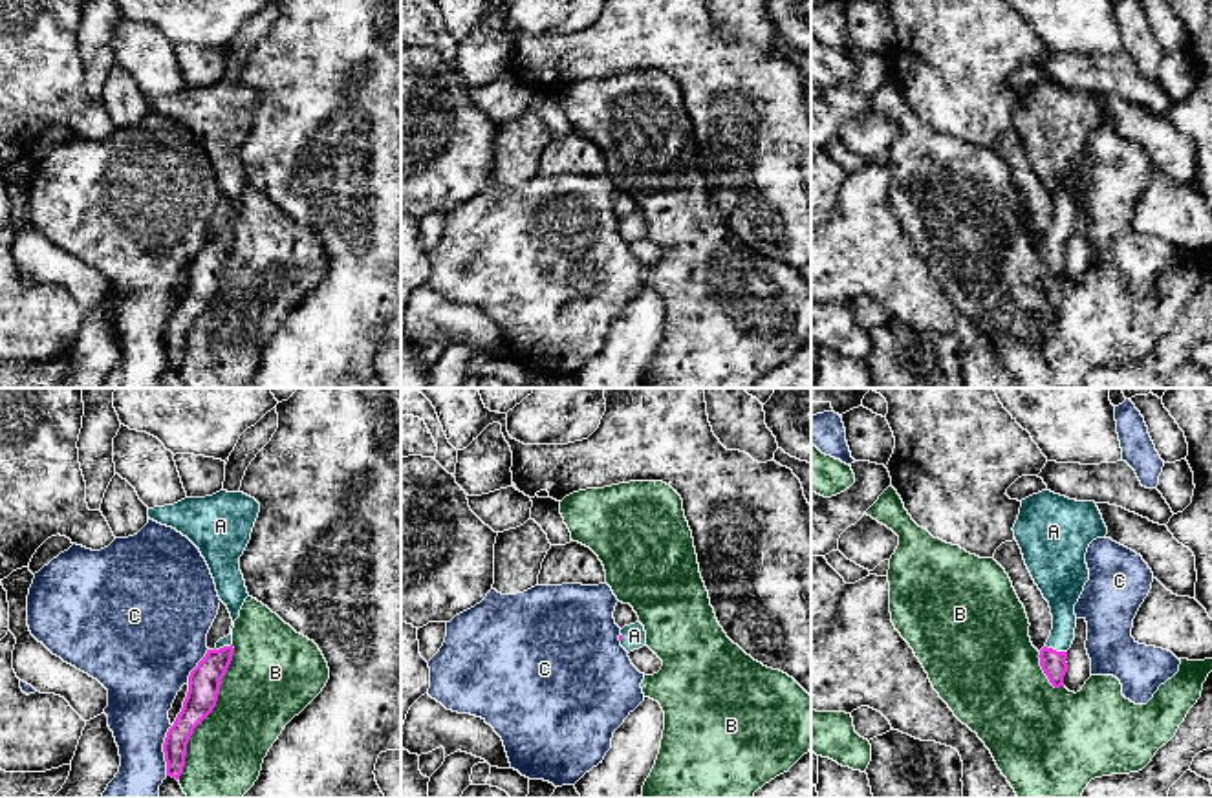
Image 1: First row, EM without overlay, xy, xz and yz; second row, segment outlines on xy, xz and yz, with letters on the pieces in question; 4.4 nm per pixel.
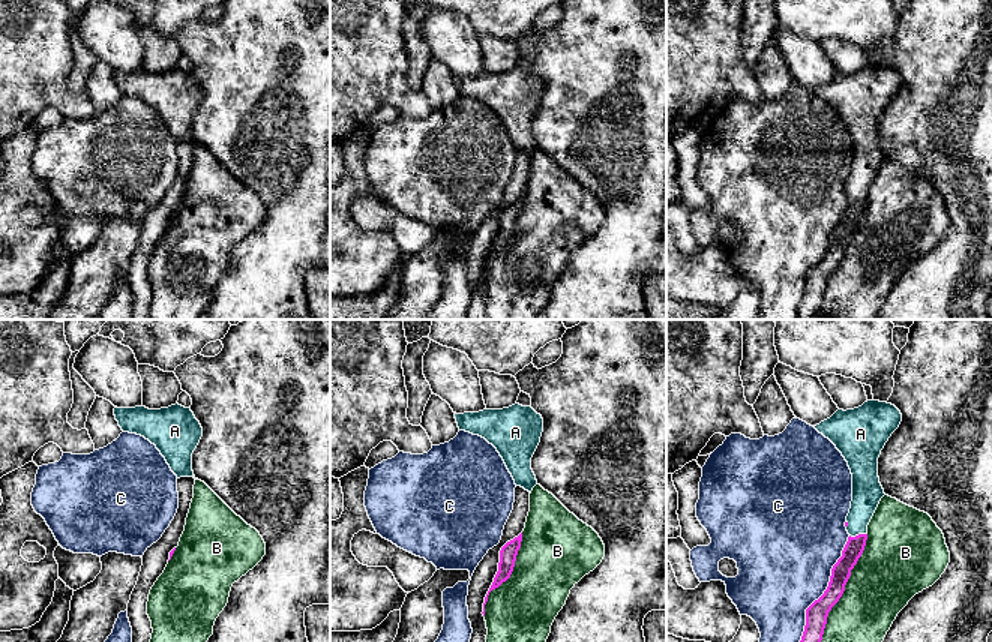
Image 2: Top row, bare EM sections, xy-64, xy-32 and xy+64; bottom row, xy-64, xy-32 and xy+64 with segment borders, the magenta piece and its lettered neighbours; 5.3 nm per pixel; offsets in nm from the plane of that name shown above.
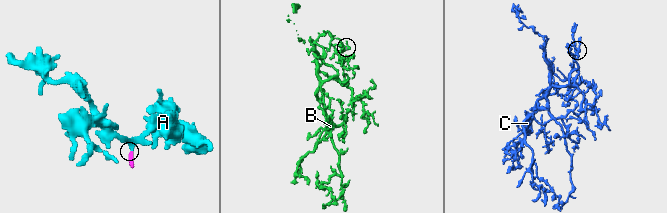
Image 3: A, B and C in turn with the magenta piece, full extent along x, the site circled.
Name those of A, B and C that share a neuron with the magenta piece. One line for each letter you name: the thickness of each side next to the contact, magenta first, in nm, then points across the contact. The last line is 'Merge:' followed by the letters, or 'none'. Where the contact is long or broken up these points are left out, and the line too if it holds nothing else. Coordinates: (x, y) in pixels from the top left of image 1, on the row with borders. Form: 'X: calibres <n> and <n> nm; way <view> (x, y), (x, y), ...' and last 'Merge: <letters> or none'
A: calibres 110 and 140 nm; way yz (1053, 663), (1055, 650), (1062, 636), (1060, 593)
Merge: A

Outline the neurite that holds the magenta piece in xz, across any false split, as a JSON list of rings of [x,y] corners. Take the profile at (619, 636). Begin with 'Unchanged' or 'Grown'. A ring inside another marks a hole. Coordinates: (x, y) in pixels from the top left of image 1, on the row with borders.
Grown. [[[641,622],[624,626],[619,635],[621,646],[630,653],[646,646],[646,631]]]

